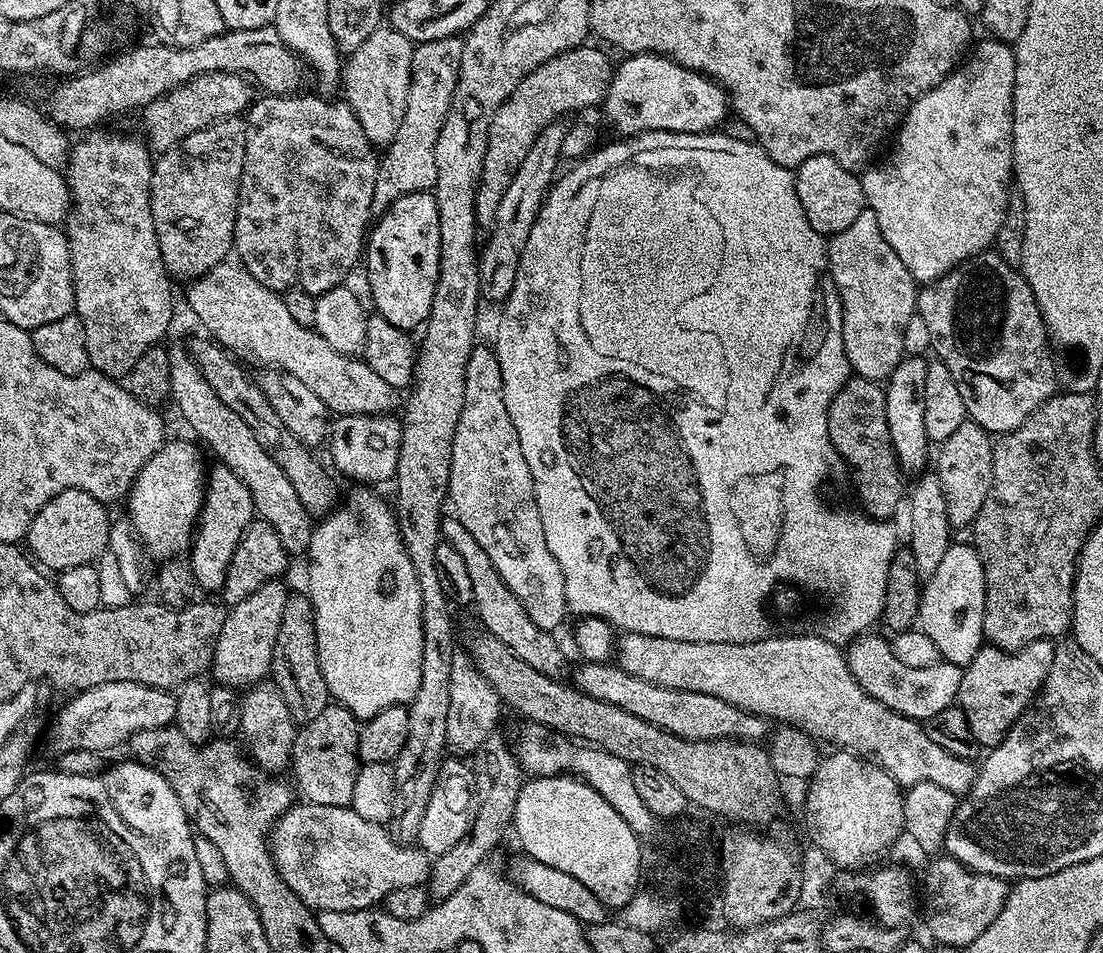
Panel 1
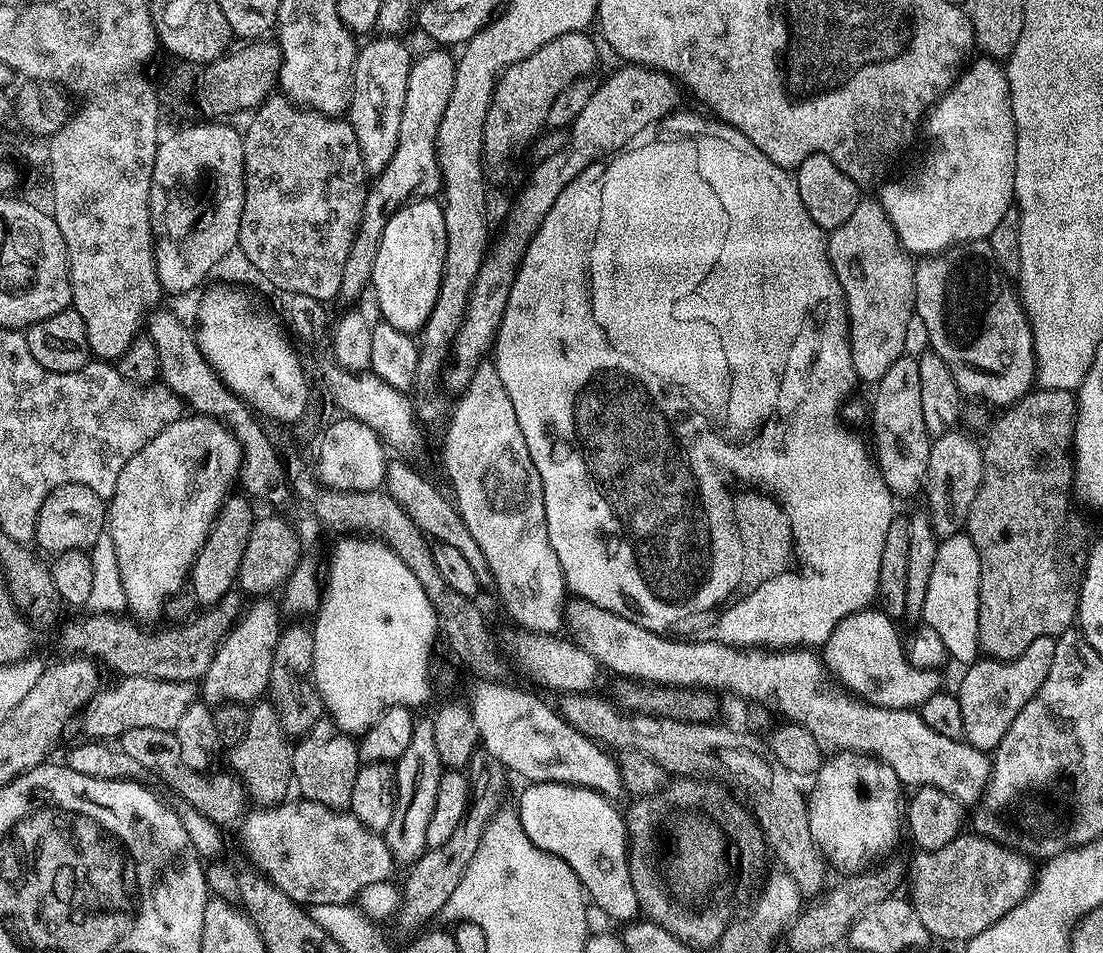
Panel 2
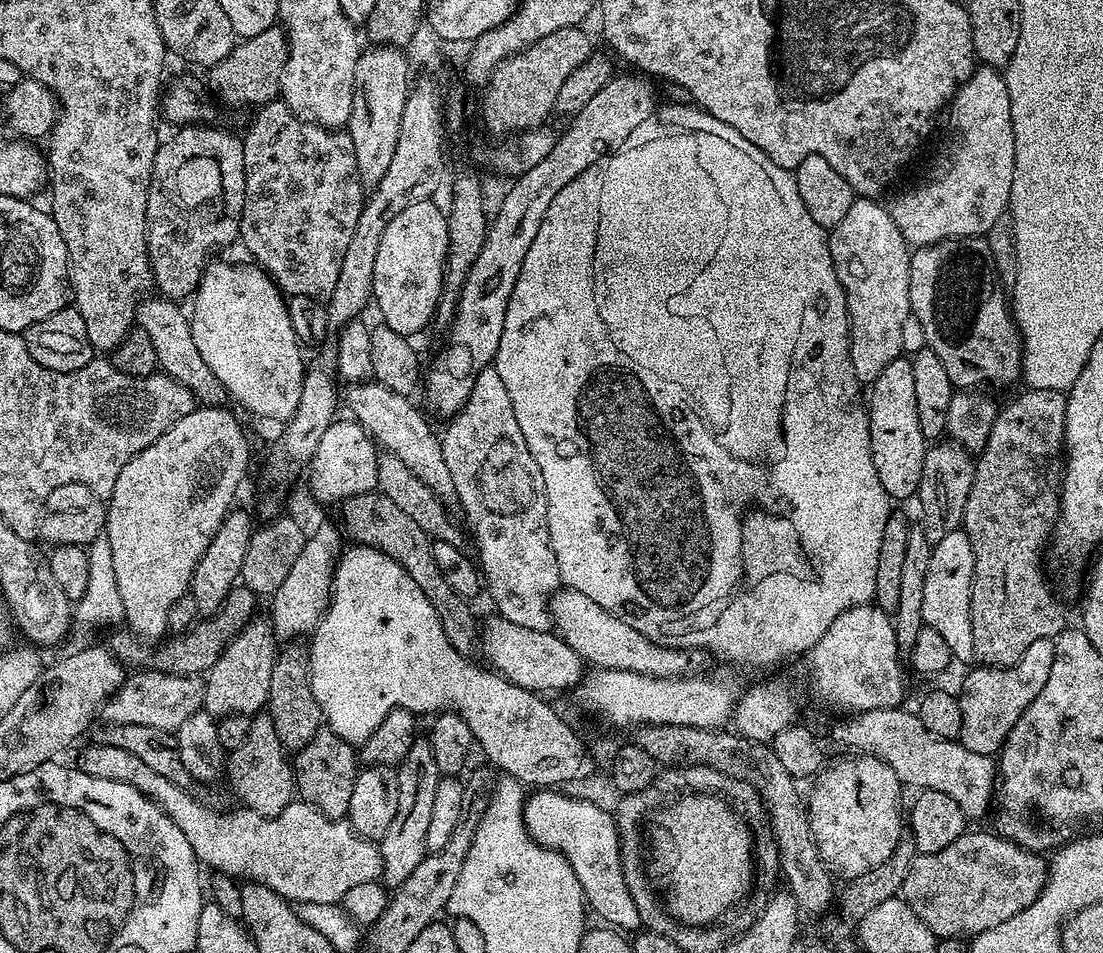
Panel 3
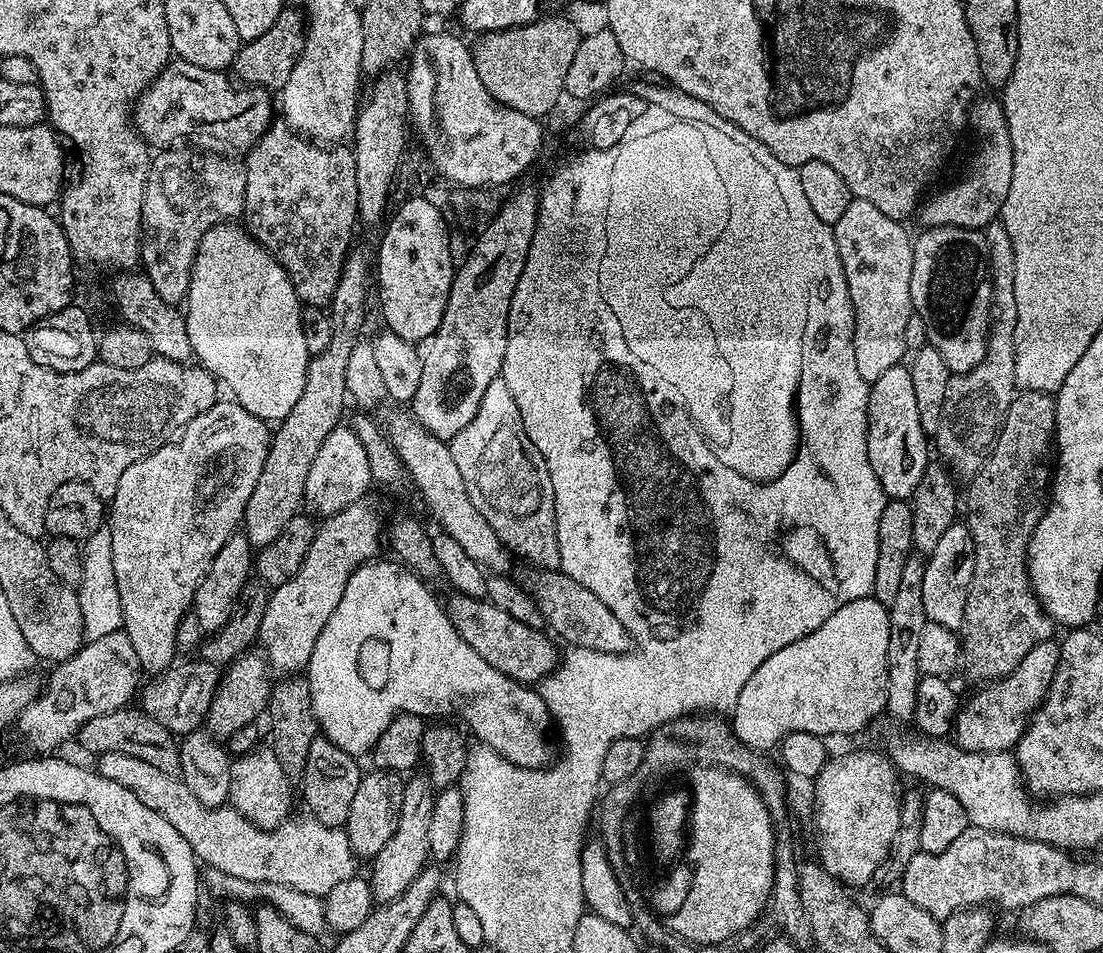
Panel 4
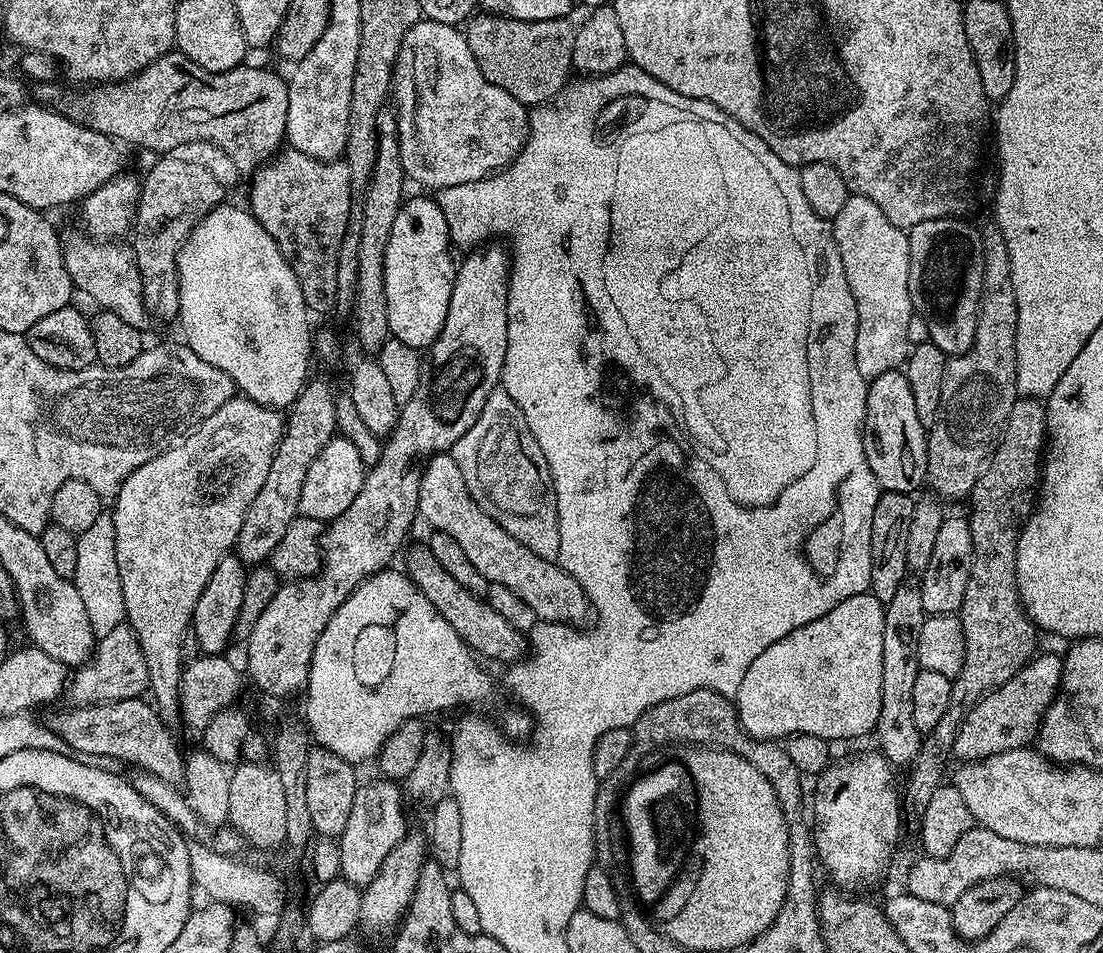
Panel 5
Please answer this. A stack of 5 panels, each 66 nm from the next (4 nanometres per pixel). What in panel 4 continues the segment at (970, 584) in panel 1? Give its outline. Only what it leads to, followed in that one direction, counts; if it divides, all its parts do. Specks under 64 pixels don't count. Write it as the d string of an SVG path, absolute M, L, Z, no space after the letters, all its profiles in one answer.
M957 522L950 526L950 530L946 530L946 534L942 534L938 546L934 546L934 550L926 556L922 578L922 606L926 606L926 614L931 623L953 630L963 629L963 613L966 610L966 594L970 590L970 578L974 578L974 538L967 523Z

